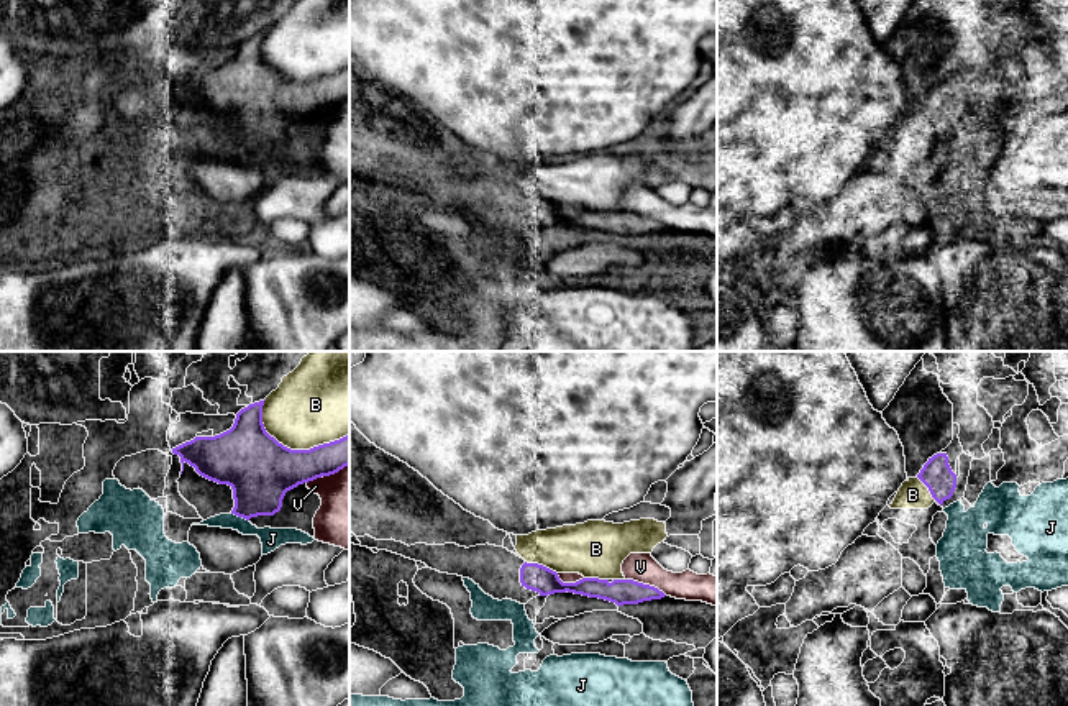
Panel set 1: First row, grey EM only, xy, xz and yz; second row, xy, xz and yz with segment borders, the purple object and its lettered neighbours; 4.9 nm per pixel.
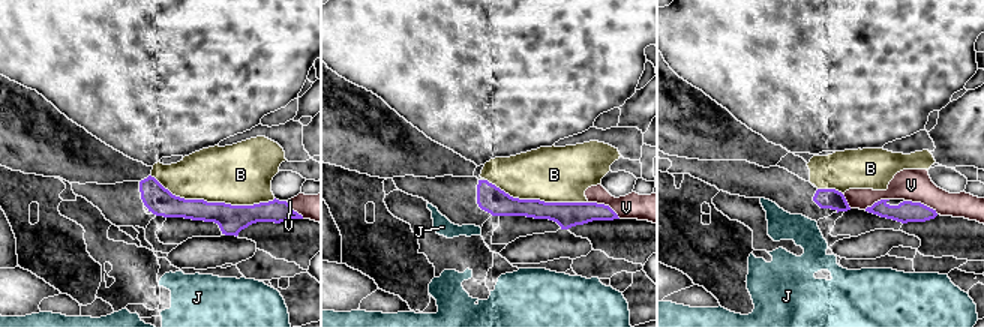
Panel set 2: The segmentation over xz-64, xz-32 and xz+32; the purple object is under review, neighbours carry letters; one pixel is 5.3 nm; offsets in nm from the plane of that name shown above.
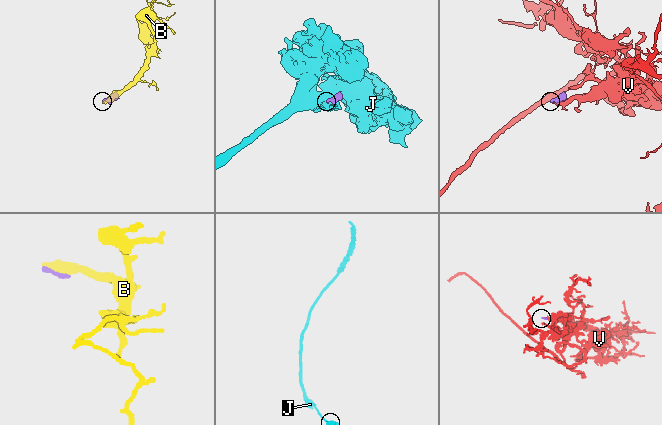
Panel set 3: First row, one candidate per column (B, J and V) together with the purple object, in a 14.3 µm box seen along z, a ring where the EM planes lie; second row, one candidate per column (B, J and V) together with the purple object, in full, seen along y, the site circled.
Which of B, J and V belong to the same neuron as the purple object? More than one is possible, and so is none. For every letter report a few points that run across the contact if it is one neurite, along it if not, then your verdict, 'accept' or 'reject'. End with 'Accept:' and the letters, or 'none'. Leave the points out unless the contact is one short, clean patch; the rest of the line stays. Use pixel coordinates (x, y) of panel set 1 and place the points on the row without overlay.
B: reject
J: xy (230, 145), (248, 153) | reject
V: reject
Accept: none

